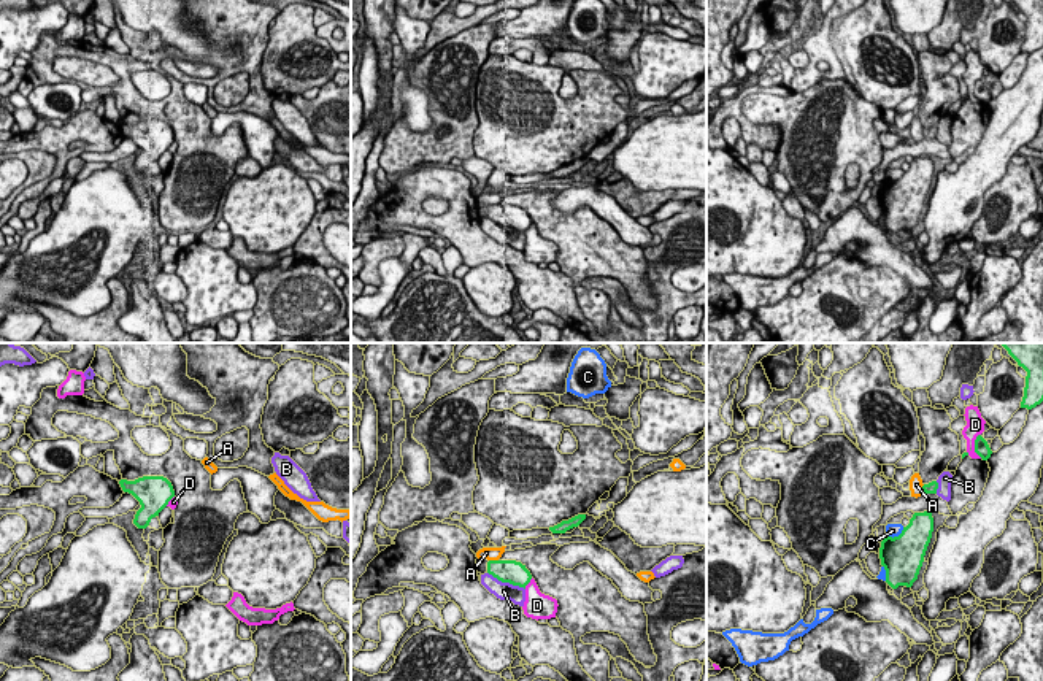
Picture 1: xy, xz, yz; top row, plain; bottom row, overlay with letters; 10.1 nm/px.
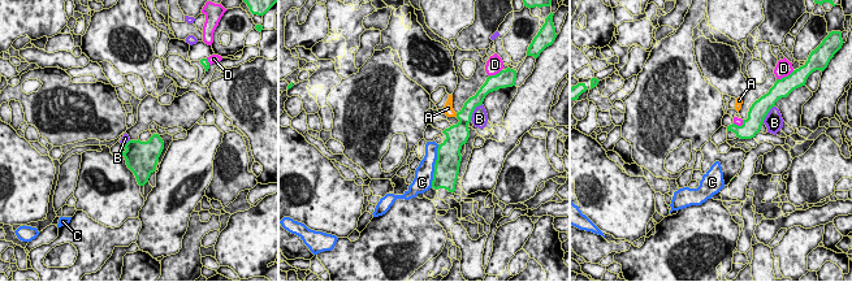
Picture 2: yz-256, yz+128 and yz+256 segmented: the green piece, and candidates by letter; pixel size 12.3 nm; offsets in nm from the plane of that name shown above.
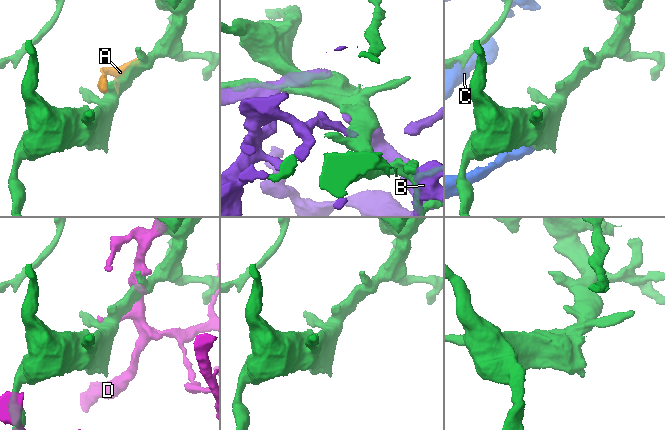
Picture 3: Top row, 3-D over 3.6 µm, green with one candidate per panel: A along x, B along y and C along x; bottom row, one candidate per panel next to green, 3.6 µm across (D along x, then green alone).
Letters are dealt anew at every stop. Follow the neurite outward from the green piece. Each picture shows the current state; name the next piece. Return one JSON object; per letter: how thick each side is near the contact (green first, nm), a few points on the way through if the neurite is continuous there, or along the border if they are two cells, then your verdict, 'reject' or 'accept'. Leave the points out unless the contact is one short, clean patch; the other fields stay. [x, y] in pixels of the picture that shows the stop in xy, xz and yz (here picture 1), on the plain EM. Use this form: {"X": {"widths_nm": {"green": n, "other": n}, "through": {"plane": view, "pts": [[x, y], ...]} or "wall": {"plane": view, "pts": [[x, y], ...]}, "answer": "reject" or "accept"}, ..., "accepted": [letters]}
{"A": {"widths_nm": {"green": 240, "other": 130}, "wall": {"plane": "xz", "pts": [[489, 203], [497, 205]]}, "answer": "reject"}, "B": {"widths_nm": {"green": 240, "other": 190}, "answer": "reject"}, "C": {"widths_nm": {"green": 420, "other": 130}, "answer": "reject"}, "D": {"widths_nm": {"green": 160, "other": 190}, "answer": "reject"}, "accepted": []}

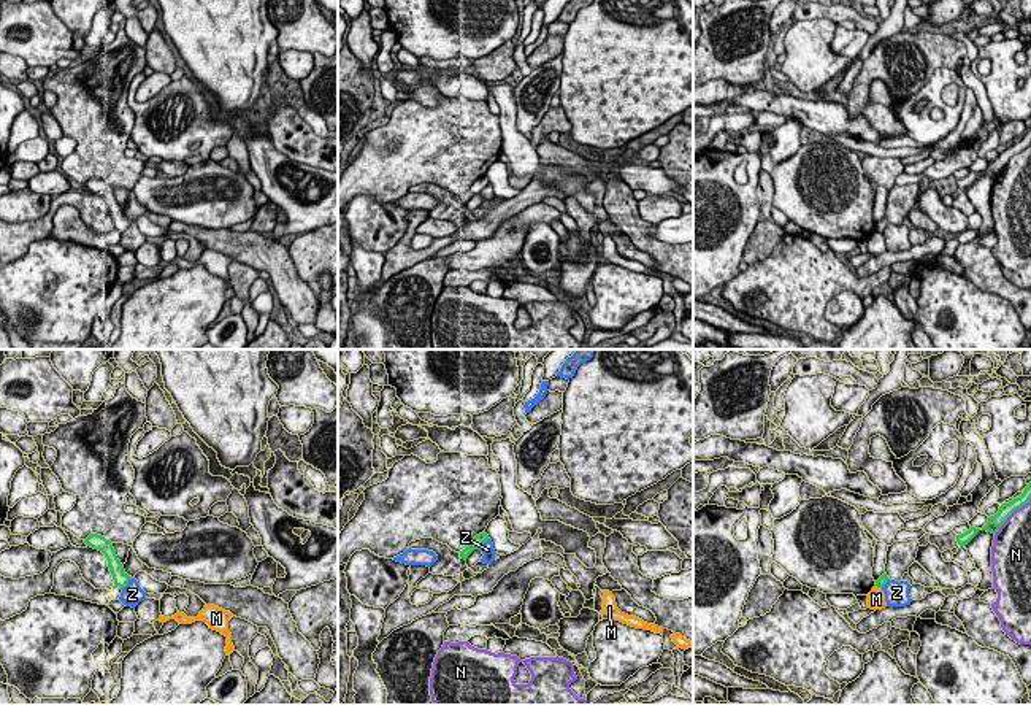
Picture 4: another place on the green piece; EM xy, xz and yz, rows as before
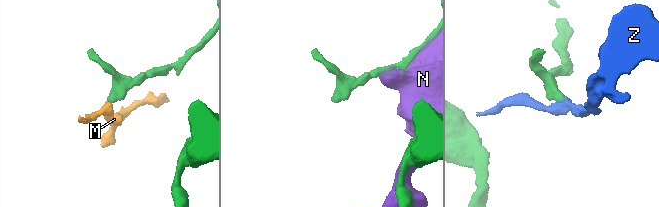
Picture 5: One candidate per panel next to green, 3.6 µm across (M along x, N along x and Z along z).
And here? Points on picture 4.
{"M": {"widths_nm": {"green": 90, "other": 190}, "wall": {"plane": "yz", "pts": [[876, 229], [881, 234]]}, "answer": "reject"}, "N": {"widths_nm": {"green": 140, "other": 360}, "answer": "reject"}, "Z": {"widths_nm": {"green": 160, "other": 220}, "wall": {"plane": "xy", "pts": [[132, 223], [121, 232]]}, "answer": "reject"}, "accepted": []}

